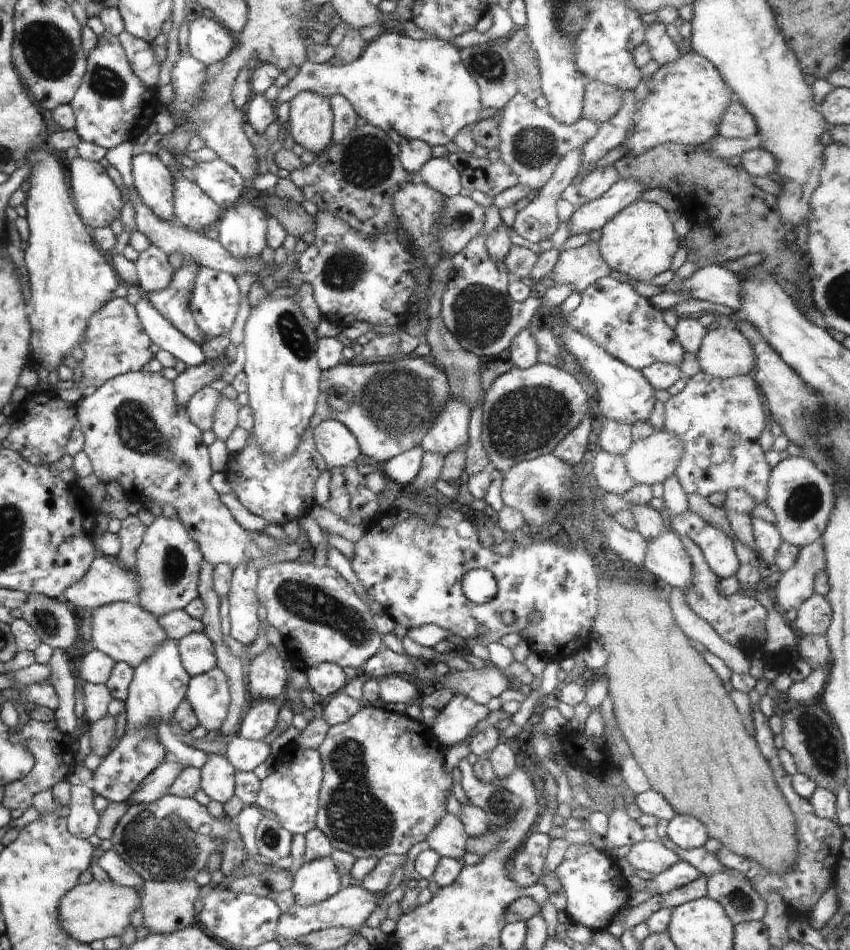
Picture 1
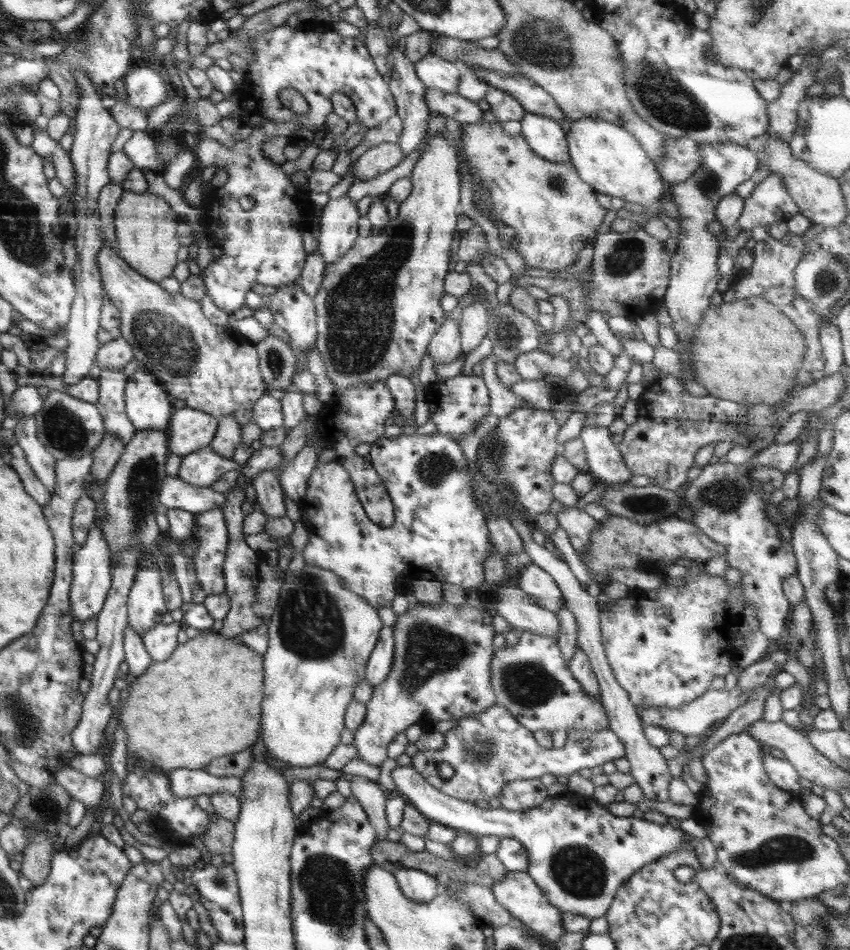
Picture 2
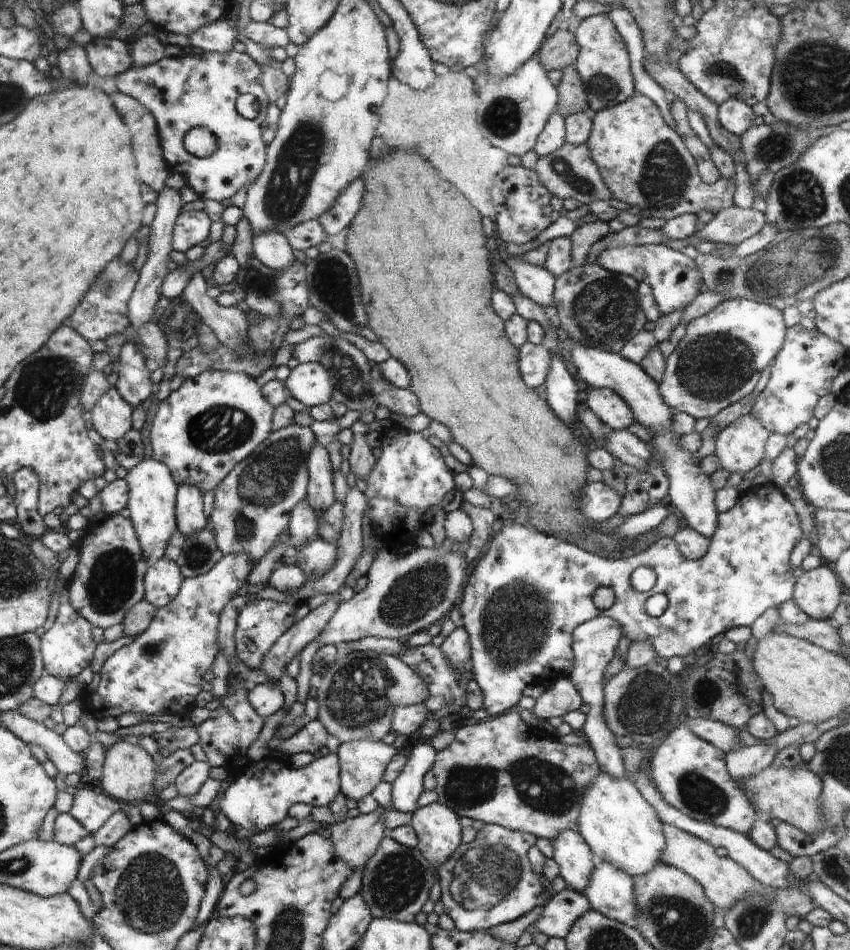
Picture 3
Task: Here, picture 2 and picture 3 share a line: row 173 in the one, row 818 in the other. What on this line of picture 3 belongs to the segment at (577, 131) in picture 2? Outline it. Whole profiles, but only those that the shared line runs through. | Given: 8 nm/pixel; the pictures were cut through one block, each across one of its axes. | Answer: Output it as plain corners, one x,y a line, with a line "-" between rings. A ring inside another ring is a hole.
599,772
594,784
590,788
586,788
582,797
578,813
579,833
583,836
596,860
612,864
614,868
626,872
631,877
648,874
655,864
662,862
662,852
666,848
662,826
664,823
656,816
654,808
646,802
638,787
634,786
628,779
616,780
616,778
610,778
610,774

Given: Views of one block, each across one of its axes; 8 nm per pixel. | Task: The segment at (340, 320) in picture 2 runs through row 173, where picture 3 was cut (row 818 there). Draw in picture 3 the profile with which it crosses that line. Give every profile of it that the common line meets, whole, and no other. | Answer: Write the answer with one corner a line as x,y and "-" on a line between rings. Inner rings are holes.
438,801
412,813
410,822
418,837
416,847
434,868
446,862
462,843
459,819
456,812

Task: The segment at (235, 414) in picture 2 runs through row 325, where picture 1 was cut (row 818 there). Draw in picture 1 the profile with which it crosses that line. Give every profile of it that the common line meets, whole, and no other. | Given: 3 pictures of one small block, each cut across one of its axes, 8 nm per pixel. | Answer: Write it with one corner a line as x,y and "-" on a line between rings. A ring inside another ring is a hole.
166,794
150,804
132,803
117,822
111,837
112,848
145,881
161,880
182,882
194,880
207,868
208,858
214,852
224,852
222,874
228,877
254,875
269,887
272,894
291,890
297,868
272,870
272,865
258,863
256,856
249,856
238,832
238,826
228,816
222,820
210,816
207,806
196,802
194,797

